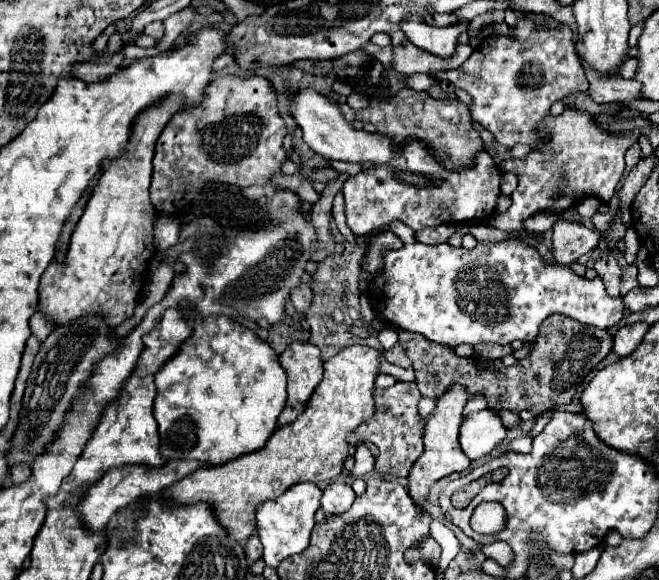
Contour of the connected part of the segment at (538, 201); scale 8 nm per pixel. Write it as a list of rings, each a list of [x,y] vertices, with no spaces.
[[[566,108],[566,114],[562,114],[558,118],[548,116],[542,126],[552,134],[550,140],[544,140],[542,144],[536,144],[532,148],[532,152],[528,154],[528,158],[524,158],[524,160],[504,160],[502,166],[500,166],[504,172],[518,174],[520,182],[518,182],[518,188],[512,192],[512,206],[504,214],[494,214],[488,220],[498,230],[520,232],[520,230],[524,230],[524,220],[526,218],[530,218],[538,212],[544,212],[544,210],[560,214],[560,212],[568,210],[570,206],[574,206],[576,202],[580,202],[584,196],[590,196],[590,194],[594,194],[602,202],[610,202],[610,198],[616,190],[616,184],[620,182],[620,178],[624,174],[624,154],[632,146],[632,138],[614,136],[610,132],[604,132],[604,130],[600,130],[600,126],[596,124],[596,120],[592,116],[582,114],[578,110],[570,110],[570,108]]]

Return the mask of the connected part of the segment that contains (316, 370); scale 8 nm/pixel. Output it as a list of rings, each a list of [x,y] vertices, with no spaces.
[[[292,342],[280,356],[282,368],[288,374],[288,398],[278,418],[278,426],[294,422],[304,412],[308,398],[322,380],[322,358],[318,346],[310,342]]]

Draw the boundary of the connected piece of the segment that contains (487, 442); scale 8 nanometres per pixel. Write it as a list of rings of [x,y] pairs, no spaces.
[[[480,410],[470,412],[464,416],[460,426],[458,442],[462,446],[462,452],[470,460],[484,458],[498,446],[506,436],[506,426],[502,424],[500,416],[492,410]]]

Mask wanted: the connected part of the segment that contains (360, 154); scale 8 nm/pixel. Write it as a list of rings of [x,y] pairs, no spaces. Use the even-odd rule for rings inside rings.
[[[300,88],[300,90],[292,92],[288,112],[296,120],[296,124],[302,128],[304,142],[324,158],[358,162],[358,164],[362,164],[362,162],[376,162],[376,164],[380,162],[382,164],[382,162],[390,160],[398,150],[398,146],[392,144],[390,138],[384,138],[378,134],[368,134],[364,130],[356,130],[350,122],[346,122],[338,104],[332,102],[330,98],[326,98],[324,94],[316,92],[314,88]]]

